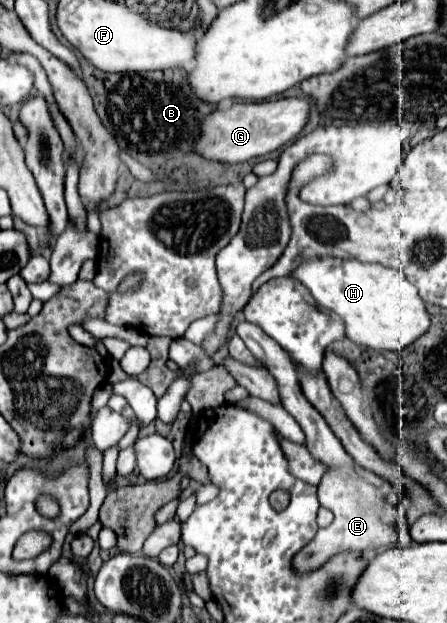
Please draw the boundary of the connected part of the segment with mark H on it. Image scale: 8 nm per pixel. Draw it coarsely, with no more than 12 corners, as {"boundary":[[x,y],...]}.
{"boundary":[[336,258],[292,276],[354,344],[400,354],[430,326],[400,270]]}

